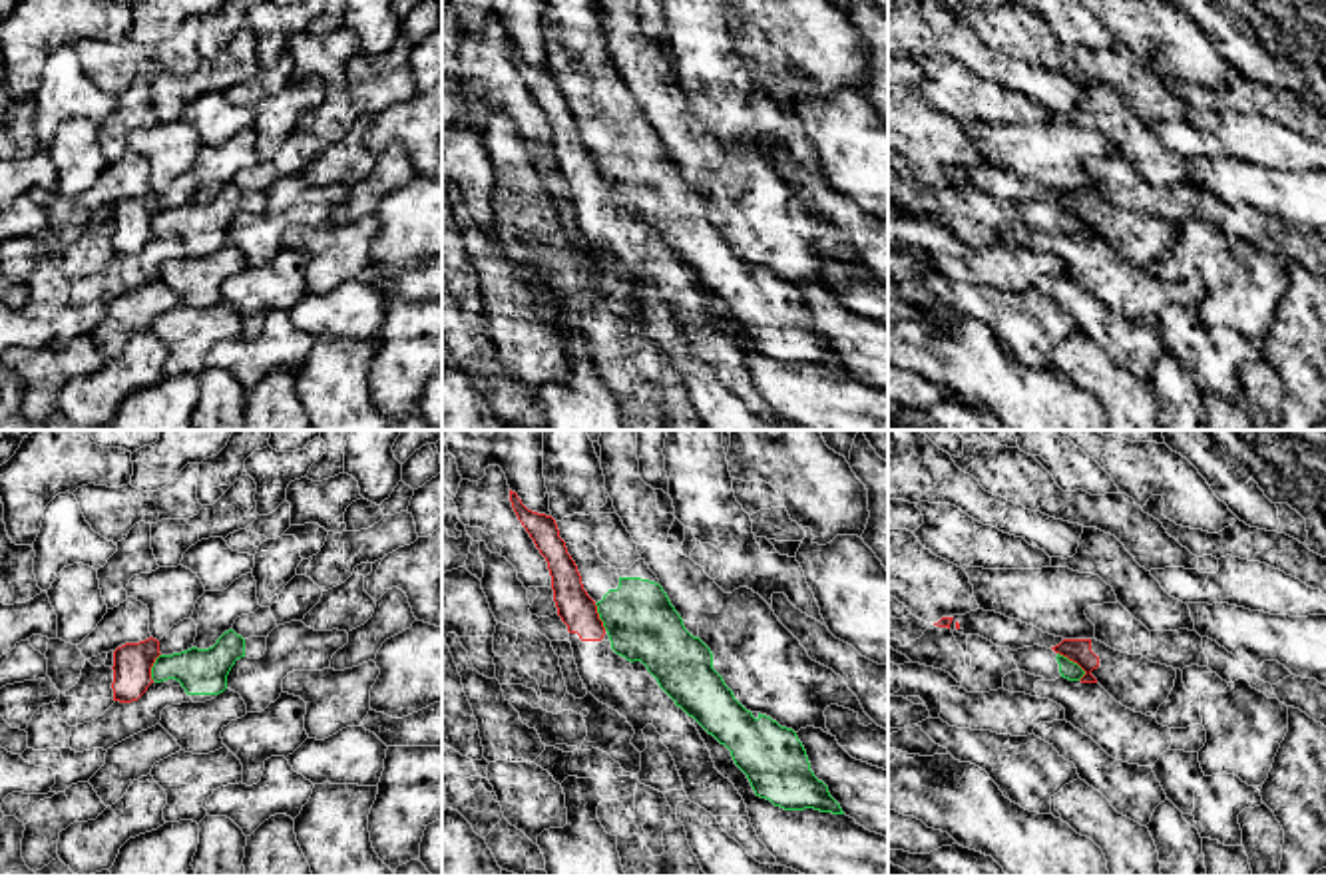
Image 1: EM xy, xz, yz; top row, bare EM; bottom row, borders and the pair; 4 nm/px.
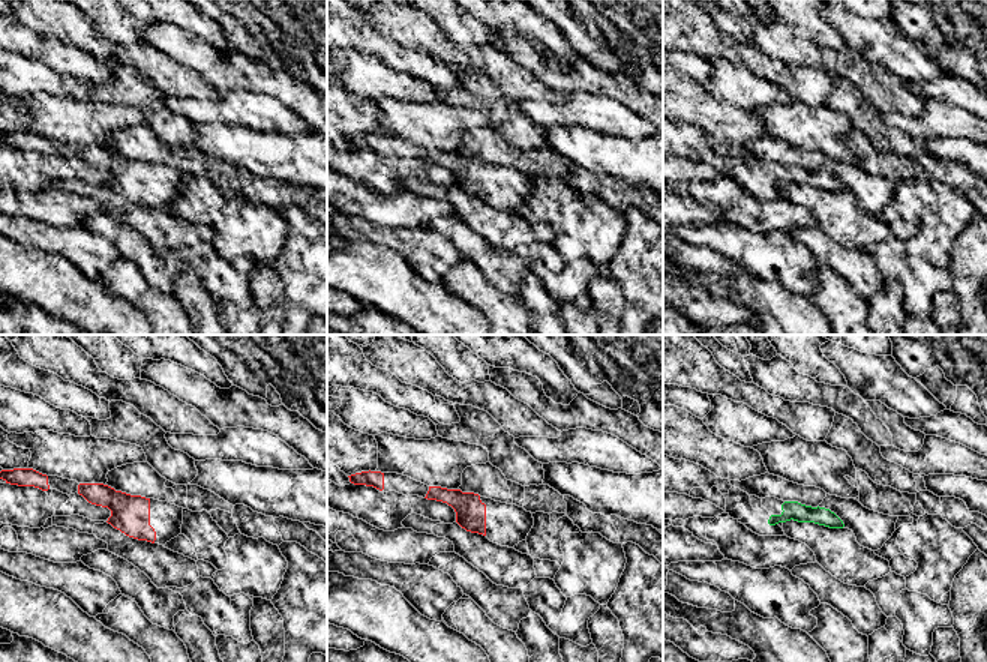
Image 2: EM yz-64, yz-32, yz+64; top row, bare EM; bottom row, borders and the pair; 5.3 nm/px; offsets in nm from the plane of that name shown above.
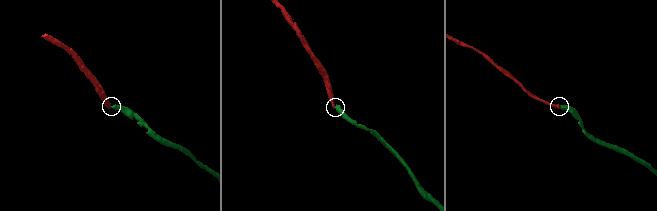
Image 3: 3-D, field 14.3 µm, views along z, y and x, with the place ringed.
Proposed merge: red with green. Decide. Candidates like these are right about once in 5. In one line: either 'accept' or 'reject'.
reject

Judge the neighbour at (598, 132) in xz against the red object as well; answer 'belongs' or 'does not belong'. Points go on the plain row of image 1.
does not belong

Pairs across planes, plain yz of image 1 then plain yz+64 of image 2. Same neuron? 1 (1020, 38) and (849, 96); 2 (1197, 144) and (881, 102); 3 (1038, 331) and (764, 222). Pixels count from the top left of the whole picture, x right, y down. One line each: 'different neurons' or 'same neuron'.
1: different neurons
2: different neurons
3: different neurons

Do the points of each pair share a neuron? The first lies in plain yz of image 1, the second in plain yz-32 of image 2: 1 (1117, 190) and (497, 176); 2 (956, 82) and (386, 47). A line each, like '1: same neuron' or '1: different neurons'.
1: different neurons
2: different neurons

